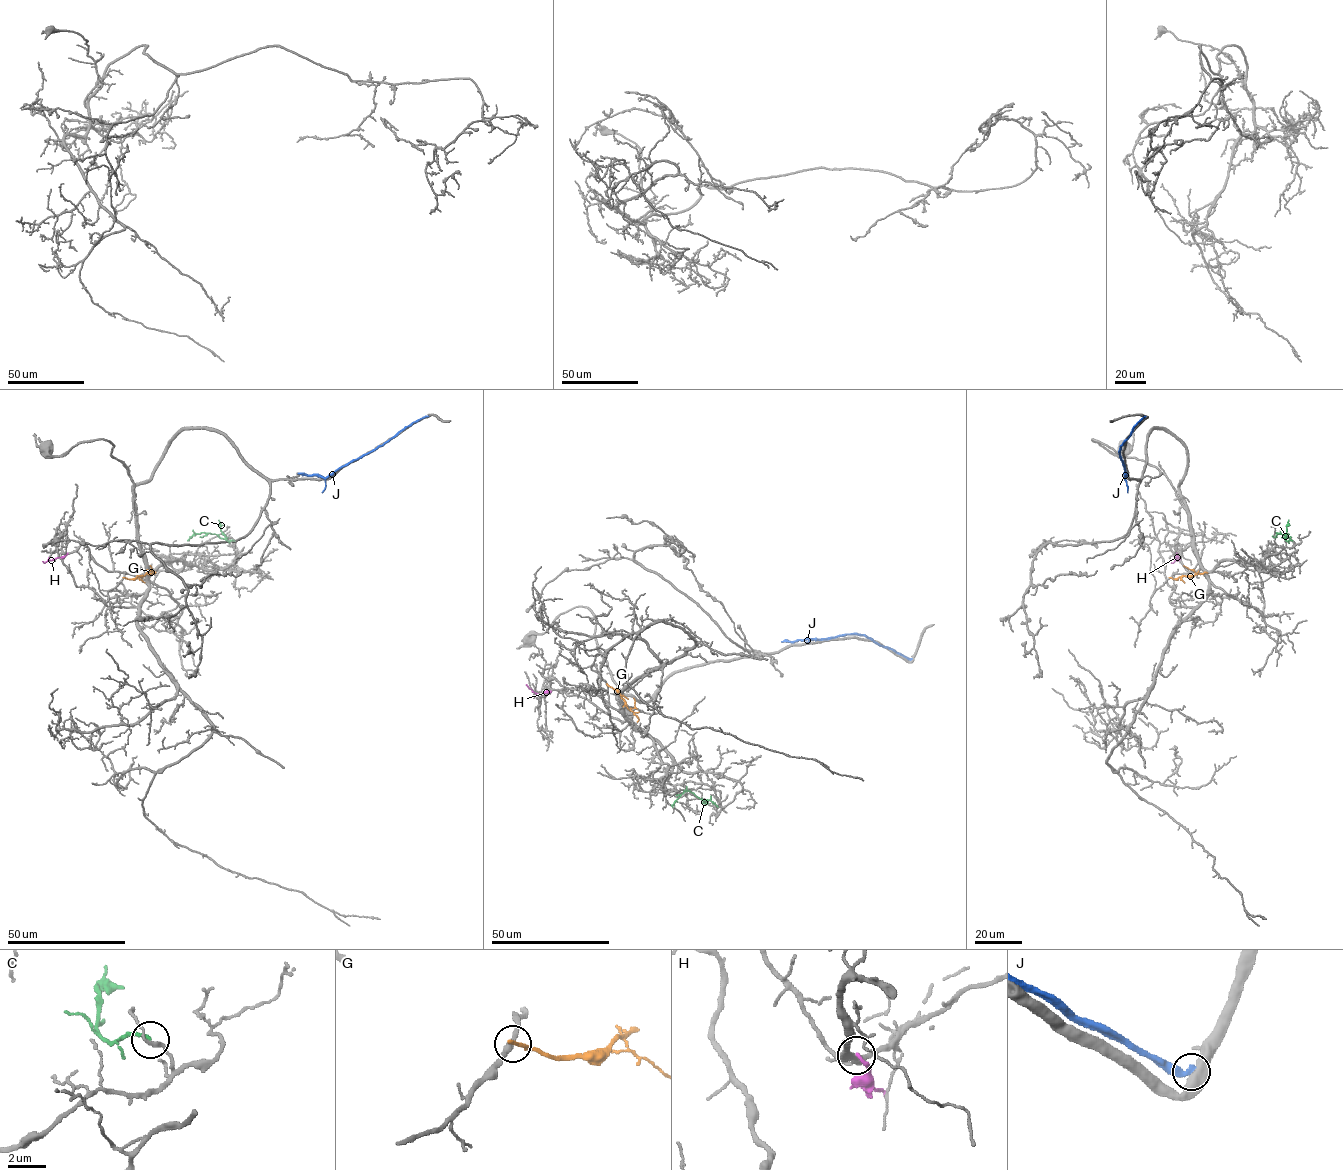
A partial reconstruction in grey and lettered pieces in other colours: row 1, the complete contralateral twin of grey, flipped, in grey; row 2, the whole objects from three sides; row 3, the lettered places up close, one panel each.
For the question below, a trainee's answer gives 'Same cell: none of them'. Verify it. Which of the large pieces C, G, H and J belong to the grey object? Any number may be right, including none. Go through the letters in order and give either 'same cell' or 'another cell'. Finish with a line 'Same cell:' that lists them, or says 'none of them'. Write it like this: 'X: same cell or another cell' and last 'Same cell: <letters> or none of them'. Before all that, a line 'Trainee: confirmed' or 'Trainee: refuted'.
Trainee: confirmed
C: another cell
G: another cell
H: another cell
J: another cell
Same cell: none of them

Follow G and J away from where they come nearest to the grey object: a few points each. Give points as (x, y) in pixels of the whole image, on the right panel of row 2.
G: (1170, 577), (1195, 574), (1183, 566)
J: (1144, 416), (1119, 449), (1124, 477), (1127, 473)

